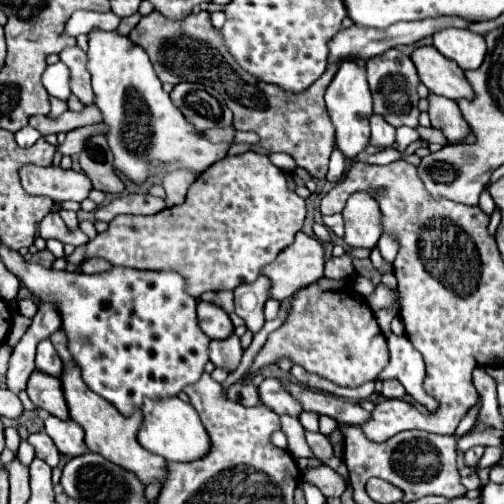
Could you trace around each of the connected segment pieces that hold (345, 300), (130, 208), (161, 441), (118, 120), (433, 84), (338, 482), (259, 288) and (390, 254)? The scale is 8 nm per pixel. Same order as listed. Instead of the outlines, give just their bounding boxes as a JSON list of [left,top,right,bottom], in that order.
[[249,277,389,387],[95,193,165,221],[137,397,211,463],[87,29,229,183],[411,45,473,99],[303,465,347,497],[235,275,269,333],[377,233,399,263]]

